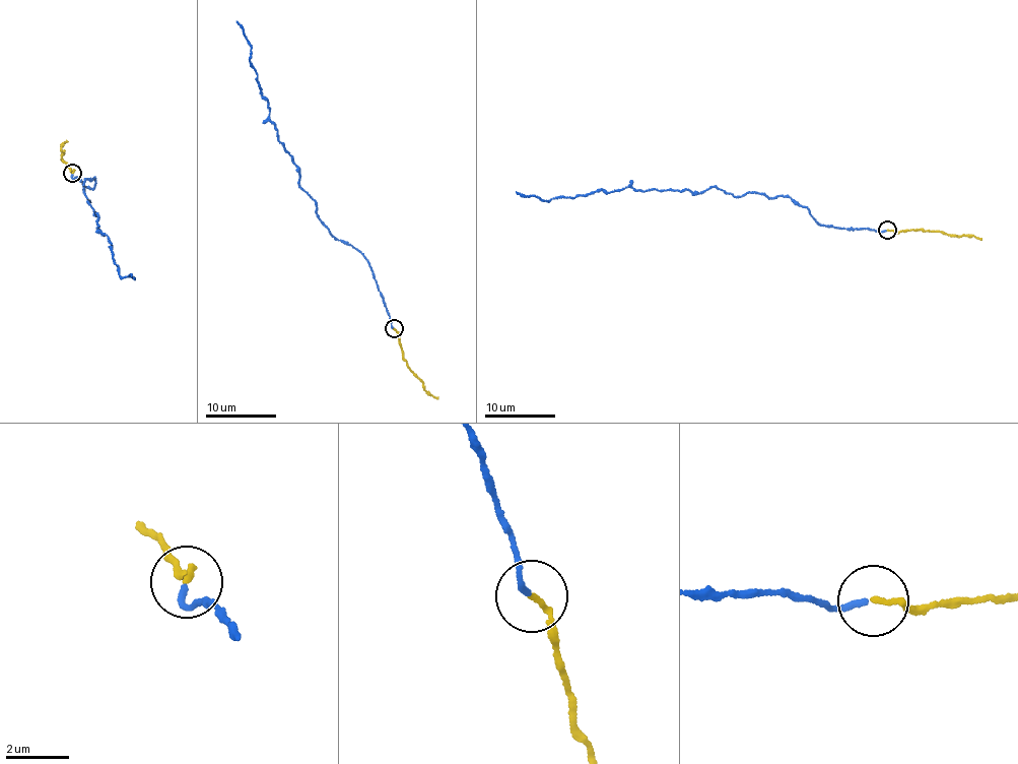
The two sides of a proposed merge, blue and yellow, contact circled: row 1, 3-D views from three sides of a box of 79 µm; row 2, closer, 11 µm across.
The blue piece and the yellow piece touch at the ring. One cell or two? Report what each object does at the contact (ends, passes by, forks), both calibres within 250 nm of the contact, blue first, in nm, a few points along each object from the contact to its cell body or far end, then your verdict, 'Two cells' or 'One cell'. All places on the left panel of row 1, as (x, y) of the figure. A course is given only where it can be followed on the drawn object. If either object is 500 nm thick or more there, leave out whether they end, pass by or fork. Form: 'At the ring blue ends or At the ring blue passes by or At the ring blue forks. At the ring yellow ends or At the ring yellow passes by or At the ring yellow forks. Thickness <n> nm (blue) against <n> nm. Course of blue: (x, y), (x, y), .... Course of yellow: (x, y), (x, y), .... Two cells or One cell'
At the ring blue ends. At the ring yellow ends. Thickness 170 nm (blue) against 160 nm. Course of blue: (73, 173), (90, 189), (93, 178), (83, 189), (99, 216), (96, 229), (112, 243), (123, 278), (133, 277). Course of yellow: (72, 173), (60, 158), (66, 141). One cell

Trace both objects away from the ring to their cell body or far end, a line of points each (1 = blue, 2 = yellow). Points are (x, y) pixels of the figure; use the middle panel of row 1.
1: (393, 327), (364, 256), (328, 230), (317, 202), (299, 186), (298, 169), (269, 120), (250, 43), (235, 20)
2: (393, 329), (399, 337), (402, 360), (407, 368), (423, 383), (423, 388), (437, 399)

